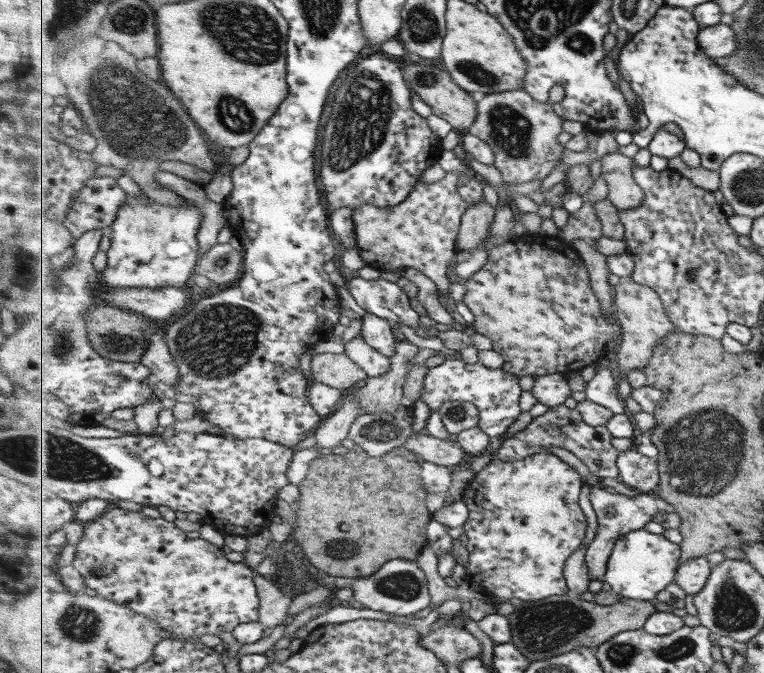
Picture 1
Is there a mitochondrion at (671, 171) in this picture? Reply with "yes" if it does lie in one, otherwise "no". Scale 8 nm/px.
no

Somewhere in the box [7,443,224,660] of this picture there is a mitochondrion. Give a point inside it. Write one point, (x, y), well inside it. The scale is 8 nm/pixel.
(81, 626)

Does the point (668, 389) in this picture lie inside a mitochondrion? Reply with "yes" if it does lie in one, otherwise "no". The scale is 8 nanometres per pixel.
no

